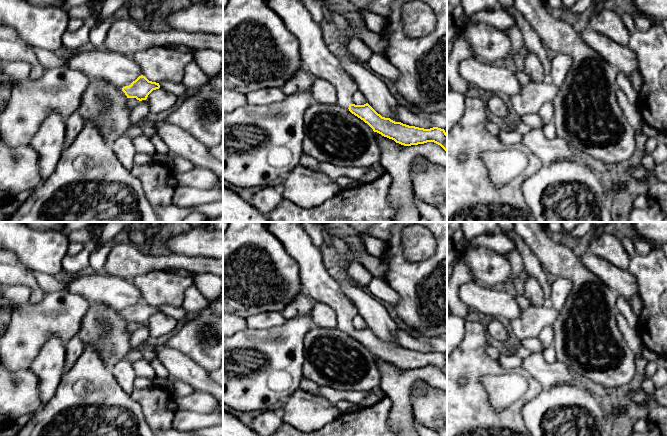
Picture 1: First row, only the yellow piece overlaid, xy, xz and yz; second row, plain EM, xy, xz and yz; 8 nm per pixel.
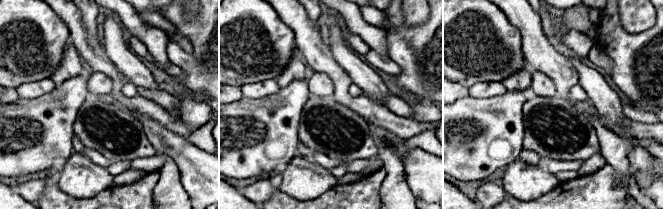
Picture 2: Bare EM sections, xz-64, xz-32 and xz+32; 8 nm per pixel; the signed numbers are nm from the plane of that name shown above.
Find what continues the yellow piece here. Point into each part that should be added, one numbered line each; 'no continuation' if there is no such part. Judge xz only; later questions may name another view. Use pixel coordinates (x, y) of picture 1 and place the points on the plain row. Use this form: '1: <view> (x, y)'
1: xz (317, 284)

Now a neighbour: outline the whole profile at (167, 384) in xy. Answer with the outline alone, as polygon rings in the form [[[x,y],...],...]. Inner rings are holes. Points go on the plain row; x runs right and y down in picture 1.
[[[156,377],[152,382],[154,385],[159,386],[162,389],[167,390],[174,396],[174,388],[173,388],[173,379],[171,378],[159,378]]]

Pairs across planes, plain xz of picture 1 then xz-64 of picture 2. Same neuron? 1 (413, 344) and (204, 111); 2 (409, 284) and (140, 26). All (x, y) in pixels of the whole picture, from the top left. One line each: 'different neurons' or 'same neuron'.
1: different neurons
2: different neurons

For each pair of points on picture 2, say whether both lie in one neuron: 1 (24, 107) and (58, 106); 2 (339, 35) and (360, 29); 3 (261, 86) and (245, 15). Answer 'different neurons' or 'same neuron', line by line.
1: same neuron
2: different neurons
3: different neurons

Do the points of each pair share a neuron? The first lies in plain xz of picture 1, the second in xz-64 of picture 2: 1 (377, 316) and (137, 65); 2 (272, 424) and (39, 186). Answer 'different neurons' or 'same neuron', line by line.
1: same neuron
2: same neuron

